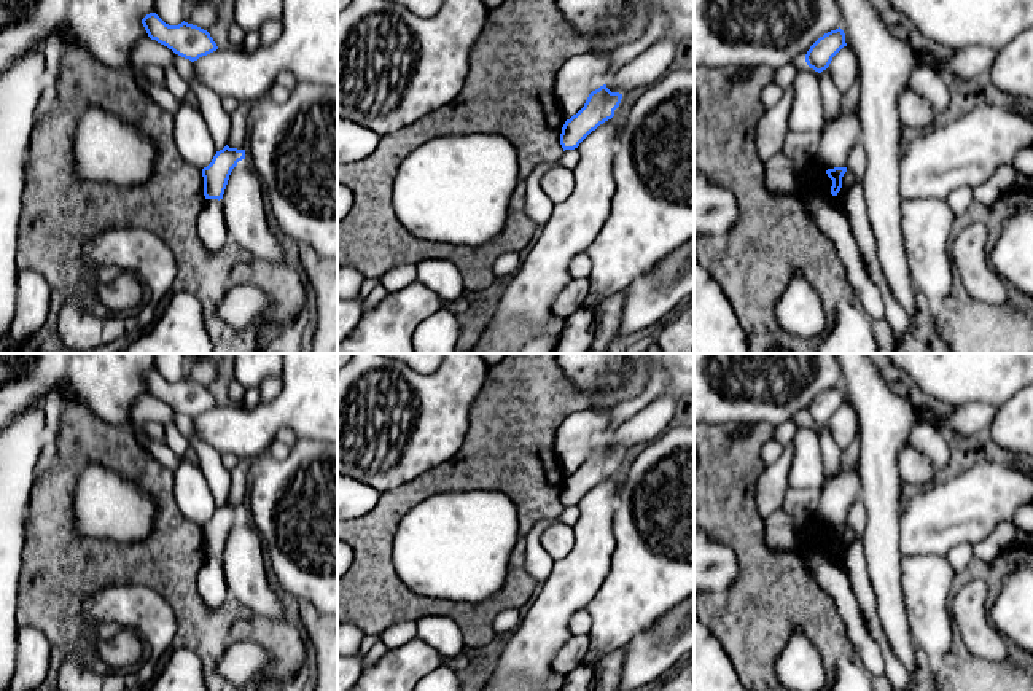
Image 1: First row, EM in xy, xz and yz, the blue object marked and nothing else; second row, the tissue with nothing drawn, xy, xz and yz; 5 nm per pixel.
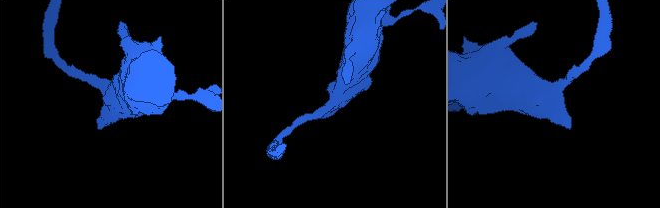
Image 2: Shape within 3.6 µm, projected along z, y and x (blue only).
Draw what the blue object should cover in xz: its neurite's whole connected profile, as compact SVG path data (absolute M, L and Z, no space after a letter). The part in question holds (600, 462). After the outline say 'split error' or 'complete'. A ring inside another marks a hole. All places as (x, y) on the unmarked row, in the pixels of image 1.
M606 441L592 447L584 463L565 478L560 490L560 502L565 506L575 506L600 481L614 473L622 451L611 449Z; complete

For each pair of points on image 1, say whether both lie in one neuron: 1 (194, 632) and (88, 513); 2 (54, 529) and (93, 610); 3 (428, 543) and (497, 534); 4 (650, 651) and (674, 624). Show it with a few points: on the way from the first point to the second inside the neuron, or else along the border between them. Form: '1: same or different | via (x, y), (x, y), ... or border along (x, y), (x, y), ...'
1: different | border along (77, 532), (113, 542), (144, 542), (150, 535)
2: different | border along (118, 583), (86, 594), (80, 612)
3: same | via (446, 543), (459, 543), (471, 534), (479, 534)
4: same | via (656, 645), (670, 631)

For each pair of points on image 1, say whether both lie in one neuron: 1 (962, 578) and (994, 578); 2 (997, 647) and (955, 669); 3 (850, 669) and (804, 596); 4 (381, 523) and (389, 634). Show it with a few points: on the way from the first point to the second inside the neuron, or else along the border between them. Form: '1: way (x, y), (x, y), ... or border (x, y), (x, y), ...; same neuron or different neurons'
1: way (970, 573), (986, 573); same neuron
2: border (955, 628), (971, 653), (987, 659), (1008, 656); different neurons
3: border (855, 663), (841, 656), (834, 664); different neurons
4: border (414, 620), (392, 623), (379, 636); different neurons

